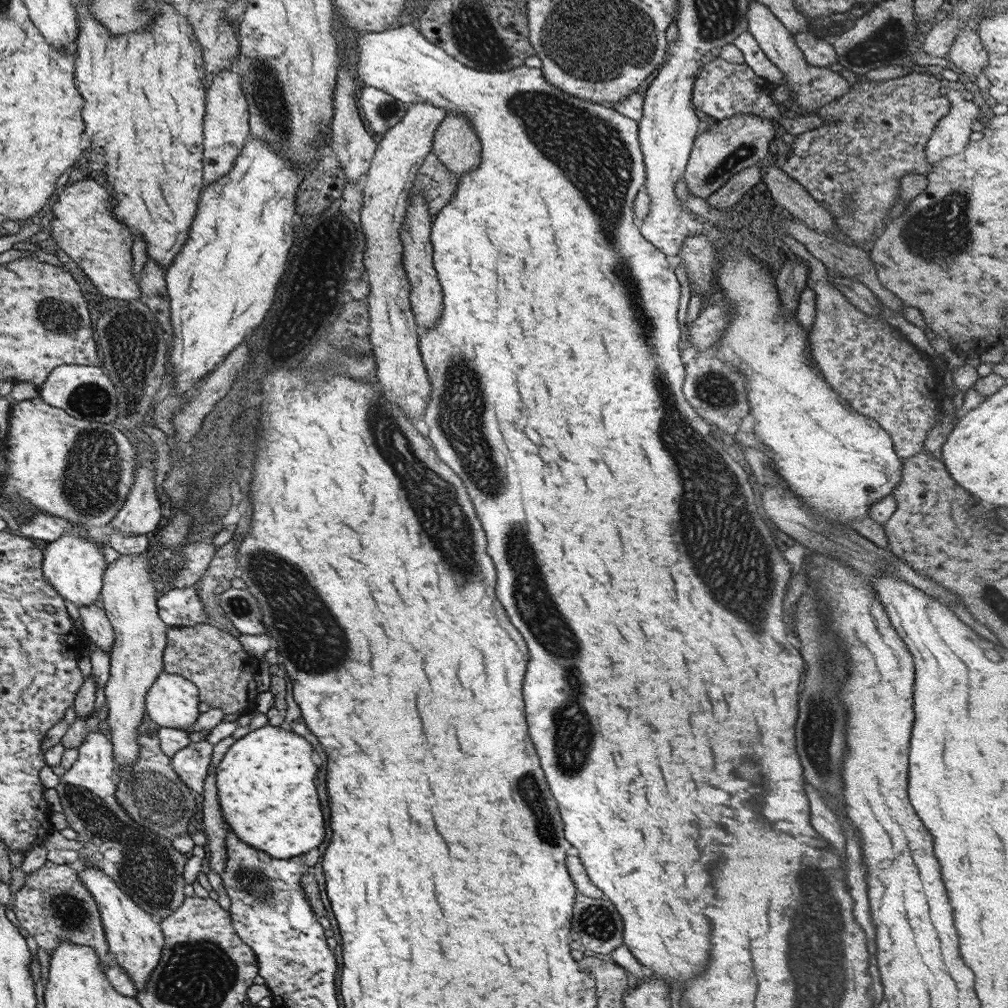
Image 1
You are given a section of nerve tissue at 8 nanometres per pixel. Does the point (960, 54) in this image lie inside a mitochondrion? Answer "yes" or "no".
no

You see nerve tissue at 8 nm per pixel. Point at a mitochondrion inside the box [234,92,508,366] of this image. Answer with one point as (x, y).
(387, 111)

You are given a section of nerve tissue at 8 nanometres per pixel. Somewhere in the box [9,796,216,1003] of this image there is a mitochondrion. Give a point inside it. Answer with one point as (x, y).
(70, 911)

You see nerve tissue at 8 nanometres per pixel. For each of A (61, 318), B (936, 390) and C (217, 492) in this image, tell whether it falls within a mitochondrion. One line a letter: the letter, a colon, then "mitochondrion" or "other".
A: mitochondrion
B: other
C: mitochondrion

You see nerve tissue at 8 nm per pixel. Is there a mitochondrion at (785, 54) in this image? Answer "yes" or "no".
no

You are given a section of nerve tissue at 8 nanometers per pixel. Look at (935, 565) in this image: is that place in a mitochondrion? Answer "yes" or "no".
no

